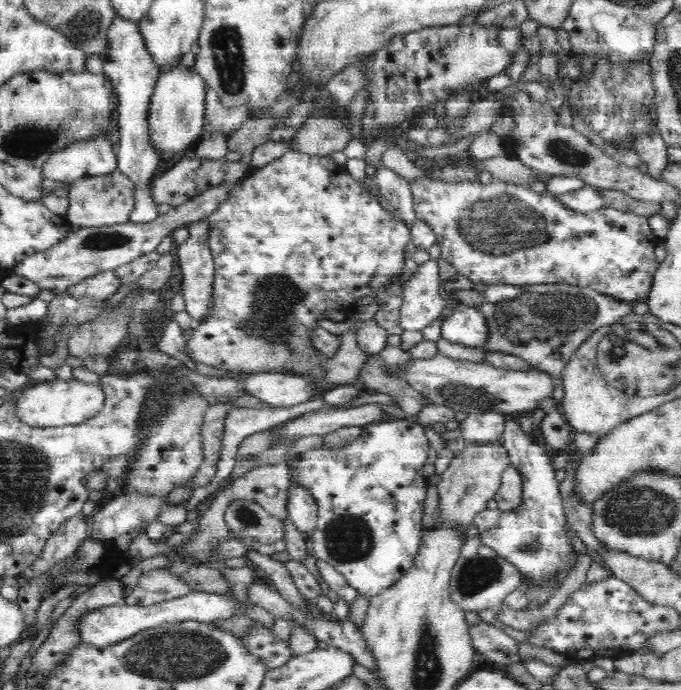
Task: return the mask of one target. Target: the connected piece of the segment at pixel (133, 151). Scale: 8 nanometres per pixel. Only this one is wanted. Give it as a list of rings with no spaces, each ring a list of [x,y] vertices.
[[[117,16],[107,31],[108,46],[101,54],[103,71],[111,80],[118,95],[118,144],[117,169],[134,182],[134,210],[130,215],[131,222],[142,224],[156,220],[160,214],[159,206],[151,198],[151,182],[155,178],[154,170],[160,162],[156,150],[149,140],[147,116],[152,90],[157,84],[161,71],[154,64],[154,59],[144,43],[145,38],[135,22]]]

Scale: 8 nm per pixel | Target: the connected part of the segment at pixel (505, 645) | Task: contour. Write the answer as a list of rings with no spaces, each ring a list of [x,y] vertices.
[[[479,620],[474,626],[468,626],[473,648],[488,662],[502,668],[514,662],[521,662],[518,643],[502,629]]]

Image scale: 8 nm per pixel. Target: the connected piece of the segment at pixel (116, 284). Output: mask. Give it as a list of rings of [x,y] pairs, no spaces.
[[[108,270],[70,286],[66,292],[75,298],[102,300],[111,297],[122,285],[116,272]]]

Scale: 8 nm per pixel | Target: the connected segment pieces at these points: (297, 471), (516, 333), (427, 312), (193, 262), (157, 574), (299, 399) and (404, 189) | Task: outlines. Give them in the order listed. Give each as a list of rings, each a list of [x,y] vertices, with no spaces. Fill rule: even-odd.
[[[412,418],[380,421],[366,425],[354,442],[342,448],[328,448],[321,444],[298,457],[288,457],[289,476],[295,478],[298,485],[306,487],[318,505],[317,523],[308,538],[312,560],[319,559],[336,569],[348,585],[368,600],[396,584],[402,574],[416,564],[422,542],[420,534],[424,529],[424,500],[430,489],[428,478],[422,473],[431,447],[424,429]]]
[[[488,285],[480,314],[488,325],[484,351],[522,358],[560,379],[579,347],[601,327],[623,323],[635,304],[606,299],[588,287],[573,285]]]
[[[437,242],[429,250],[430,259],[414,266],[414,274],[404,281],[399,294],[403,299],[400,308],[400,325],[403,330],[415,331],[426,328],[438,319],[447,306],[441,294],[440,268],[437,258],[441,248]]]
[[[198,219],[189,223],[186,227],[189,230],[189,237],[177,247],[178,260],[180,260],[179,268],[182,270],[182,275],[184,275],[181,292],[184,301],[186,301],[186,311],[193,321],[200,322],[202,318],[208,316],[209,310],[212,308],[212,286],[215,278],[215,266],[208,244],[208,238],[210,238],[208,219]]]
[[[169,567],[151,569],[140,575],[138,584],[125,598],[128,606],[152,606],[190,594],[191,588],[174,576]]]
[[[252,374],[239,383],[246,393],[269,408],[291,408],[314,397],[313,385],[294,374]]]
[[[380,167],[376,169],[373,182],[377,186],[379,194],[390,203],[397,218],[408,227],[412,226],[416,222],[417,216],[409,181],[393,170]]]

